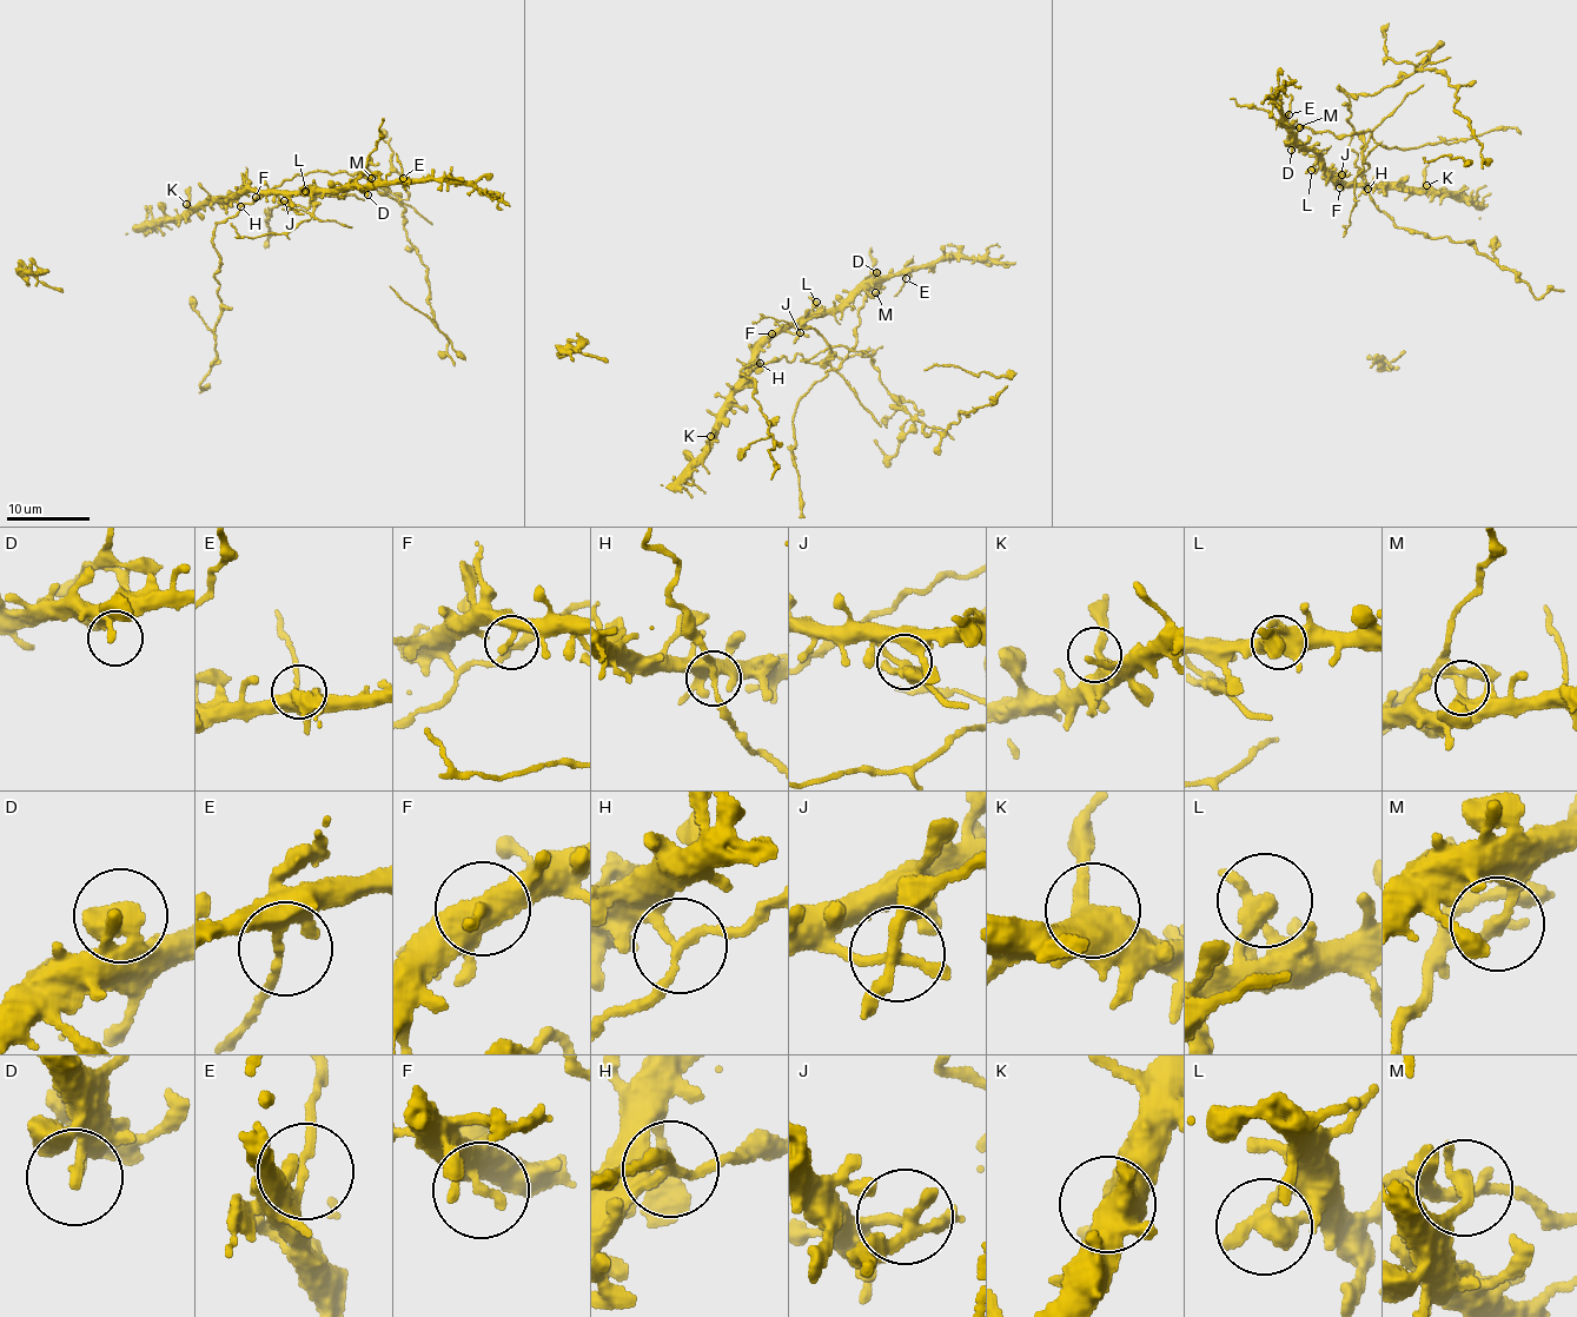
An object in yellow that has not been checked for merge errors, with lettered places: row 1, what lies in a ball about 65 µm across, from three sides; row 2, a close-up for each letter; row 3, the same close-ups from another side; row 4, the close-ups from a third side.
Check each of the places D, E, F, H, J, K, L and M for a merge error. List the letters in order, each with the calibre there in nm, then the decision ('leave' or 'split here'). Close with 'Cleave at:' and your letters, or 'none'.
D: 200 nm | leave
E: 200 nm | leave
F: 360 nm | leave
H: 160 nm | split here
J: 240 nm | leave
K: 440 nm | leave
L: 400 nm | leave
M: 260 nm | split here
Cleave at: H, M

